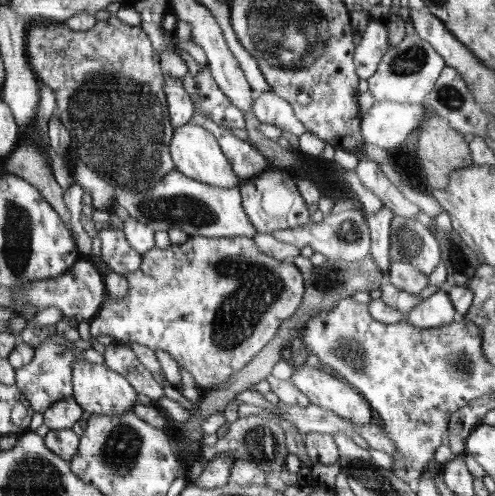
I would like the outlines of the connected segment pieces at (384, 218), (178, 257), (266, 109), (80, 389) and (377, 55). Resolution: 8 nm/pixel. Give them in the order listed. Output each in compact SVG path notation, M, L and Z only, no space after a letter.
M386 206L366 216L367 225L371 232L370 252L373 256L374 263L384 273L388 272L392 261L390 258L390 224L392 224L392 218L394 216L392 210Z
M191 236L184 244L172 243L170 247L151 248L141 255L141 266L136 271L125 275L128 281L128 294L124 296L121 304L112 296L108 296L98 315L89 320L90 337L106 335L114 339L114 343L129 346L136 342L139 345L147 346L152 350L165 350L176 360L178 366L184 366L194 376L195 382L201 391L209 390L218 386L222 382L227 382L231 374L244 368L268 342L272 341L272 336L276 334L278 326L290 318L303 302L304 279L306 274L302 274L300 269L292 261L278 260L277 257L268 255L260 251L254 239L246 236L236 236L236 238L206 238L205 236Z
M273 91L253 96L254 116L261 124L276 126L280 131L288 131L296 137L303 136L307 132L302 122L296 119L292 106Z
M76 360L72 364L73 397L81 408L92 415L122 416L134 410L138 393L118 372L107 368L106 364L94 364L86 360Z
M371 20L362 34L360 44L355 46L353 62L356 75L368 81L378 71L378 66L388 48L387 24L380 20Z

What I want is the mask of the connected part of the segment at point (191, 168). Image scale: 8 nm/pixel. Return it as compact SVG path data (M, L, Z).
M193 122L180 126L171 140L170 152L172 152L174 166L178 172L185 173L192 180L198 180L202 184L210 184L210 186L222 189L237 188L241 184L240 177L234 173L216 138L202 126Z

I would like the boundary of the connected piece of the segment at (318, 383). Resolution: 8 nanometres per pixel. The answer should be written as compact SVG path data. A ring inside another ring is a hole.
M307 365L294 368L290 382L316 406L330 410L350 424L372 424L370 403L346 381L338 380L324 368Z

